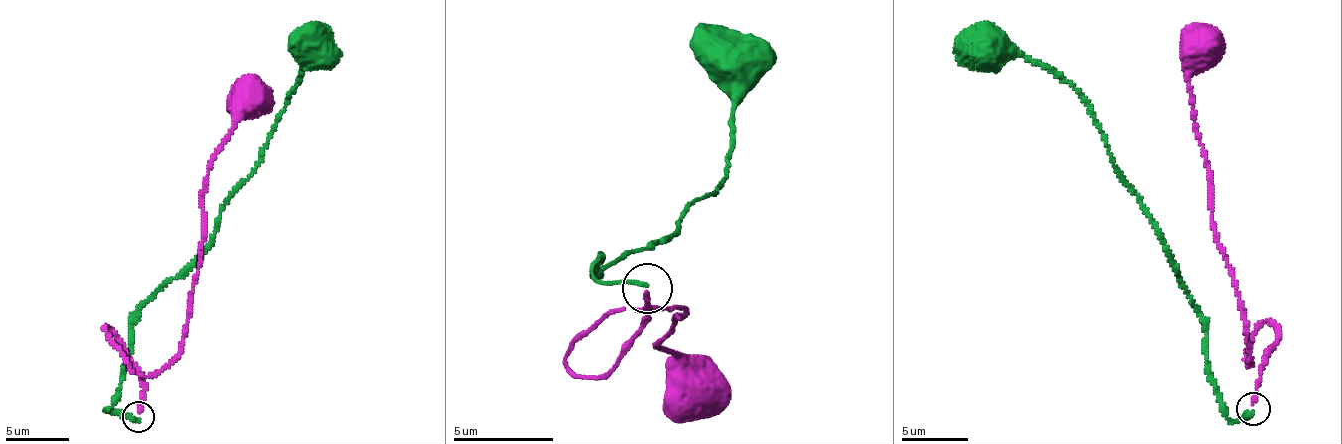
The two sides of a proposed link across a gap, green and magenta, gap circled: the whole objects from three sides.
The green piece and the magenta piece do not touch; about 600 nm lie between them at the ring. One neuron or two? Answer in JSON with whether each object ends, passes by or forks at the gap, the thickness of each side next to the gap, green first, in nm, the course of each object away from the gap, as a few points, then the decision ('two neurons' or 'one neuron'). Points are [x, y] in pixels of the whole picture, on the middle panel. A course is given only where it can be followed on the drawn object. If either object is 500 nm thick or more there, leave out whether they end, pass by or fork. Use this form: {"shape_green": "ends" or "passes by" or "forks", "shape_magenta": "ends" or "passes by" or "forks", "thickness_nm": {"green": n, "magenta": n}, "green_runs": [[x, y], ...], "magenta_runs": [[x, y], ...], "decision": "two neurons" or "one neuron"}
{"shape_green": "ends", "shape_magenta": "ends", "thickness_nm": {"green": 200, "magenta": 200}, "green_runs": [[649, 286], [599, 279], [594, 260], [594, 278], [716, 194], [733, 113], [722, 54]], "magenta_runs": [[646, 290], [612, 370], [570, 371], [577, 340], [623, 308], [684, 308], [653, 349], [675, 351], [694, 386]], "decision": "two neurons"}

